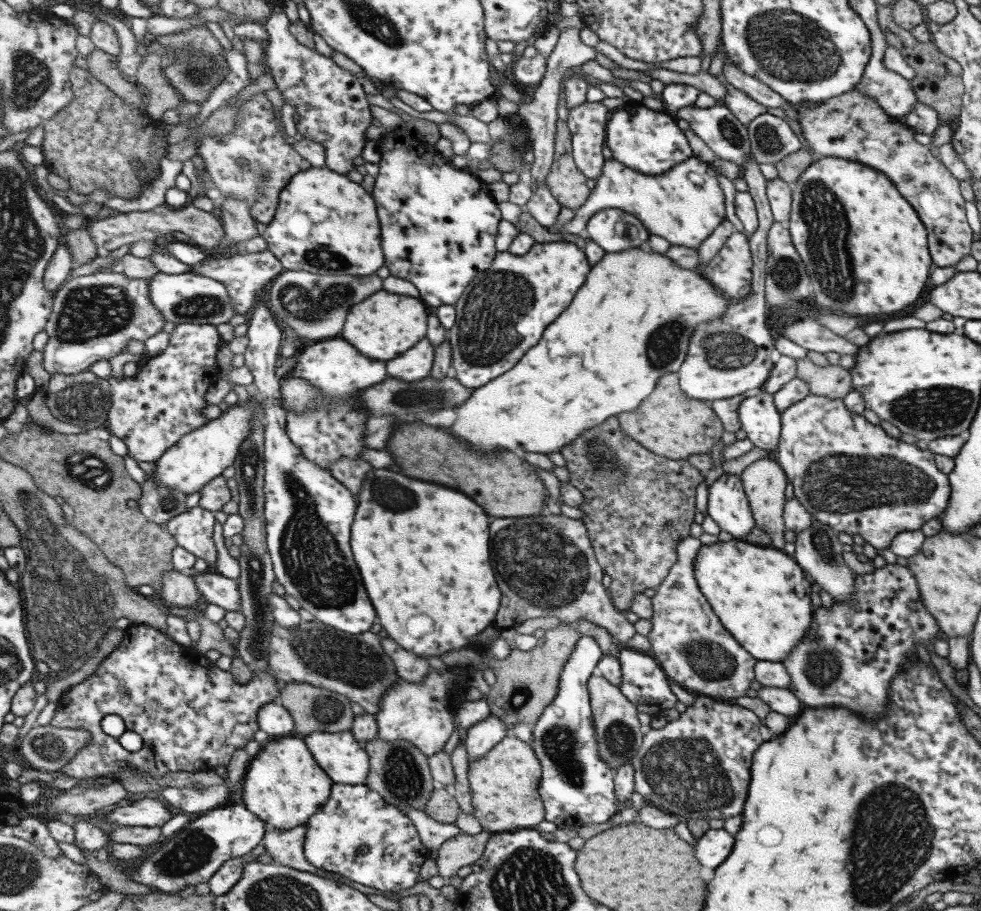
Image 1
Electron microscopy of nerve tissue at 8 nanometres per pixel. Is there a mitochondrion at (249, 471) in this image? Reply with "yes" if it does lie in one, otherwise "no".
yes

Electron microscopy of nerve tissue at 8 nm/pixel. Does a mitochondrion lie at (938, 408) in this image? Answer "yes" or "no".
yes

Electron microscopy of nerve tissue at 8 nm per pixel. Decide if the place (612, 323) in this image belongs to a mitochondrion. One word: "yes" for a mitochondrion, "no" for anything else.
no

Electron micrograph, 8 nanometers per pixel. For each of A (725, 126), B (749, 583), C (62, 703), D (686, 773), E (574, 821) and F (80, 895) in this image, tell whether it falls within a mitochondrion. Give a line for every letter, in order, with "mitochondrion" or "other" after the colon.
A: mitochondrion
B: other
C: other
D: mitochondrion
E: other
F: other

